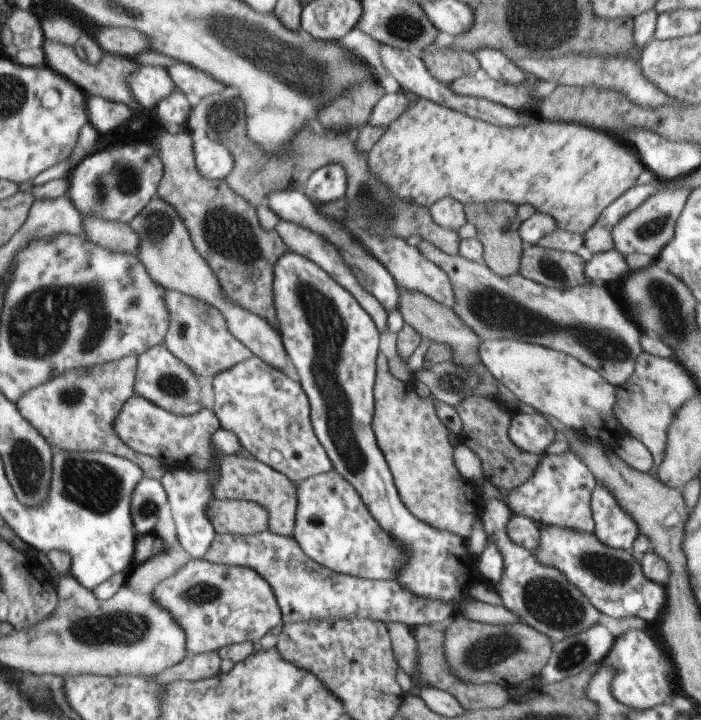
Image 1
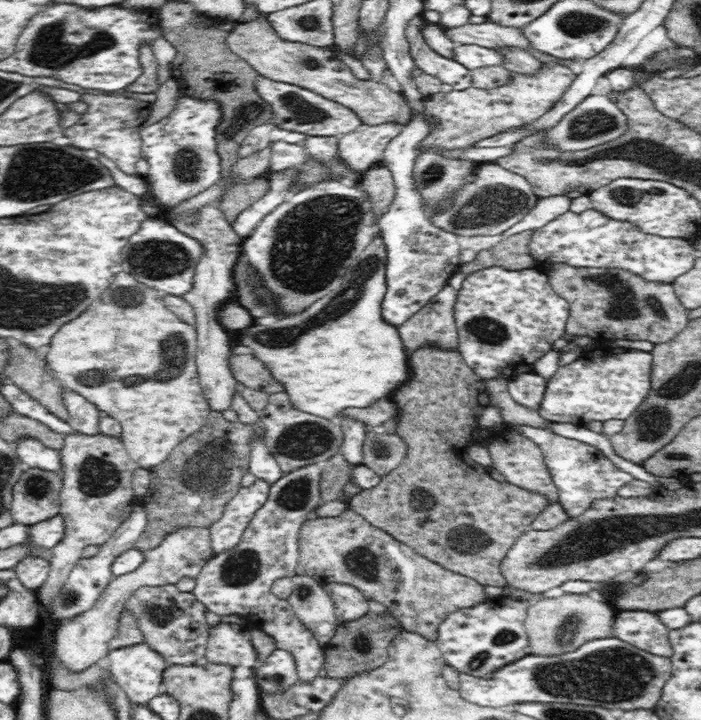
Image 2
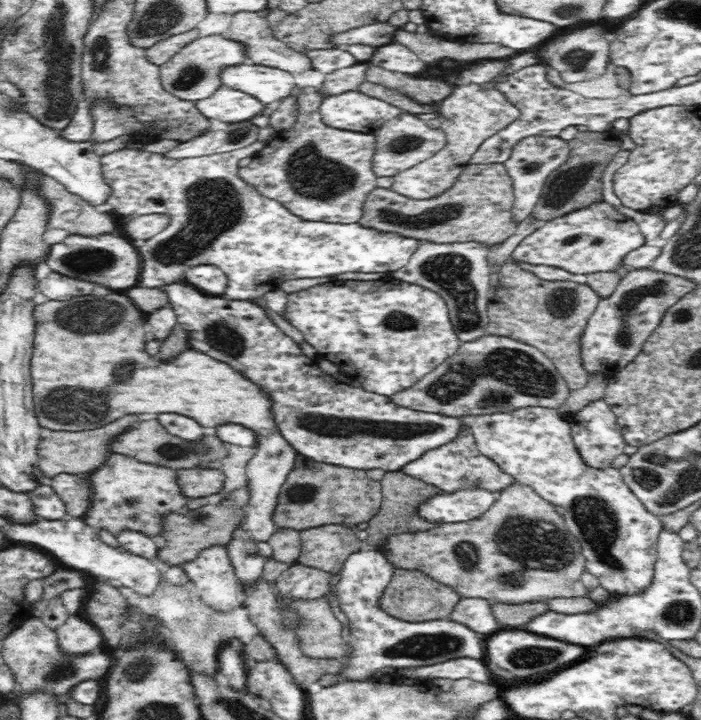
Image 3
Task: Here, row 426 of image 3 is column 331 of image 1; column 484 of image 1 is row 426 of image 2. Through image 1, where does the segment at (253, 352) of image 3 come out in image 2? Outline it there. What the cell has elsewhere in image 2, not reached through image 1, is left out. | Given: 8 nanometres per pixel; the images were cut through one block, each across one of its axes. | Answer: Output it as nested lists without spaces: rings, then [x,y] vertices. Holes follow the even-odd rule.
[[[621,347],[602,351],[602,356],[588,358],[578,357],[570,364],[559,366],[554,377],[547,381],[547,388],[538,408],[538,414],[552,423],[572,423],[578,427],[585,426],[593,420],[606,422],[609,420],[625,421],[644,402],[650,390],[650,370],[652,355],[650,352]]]

